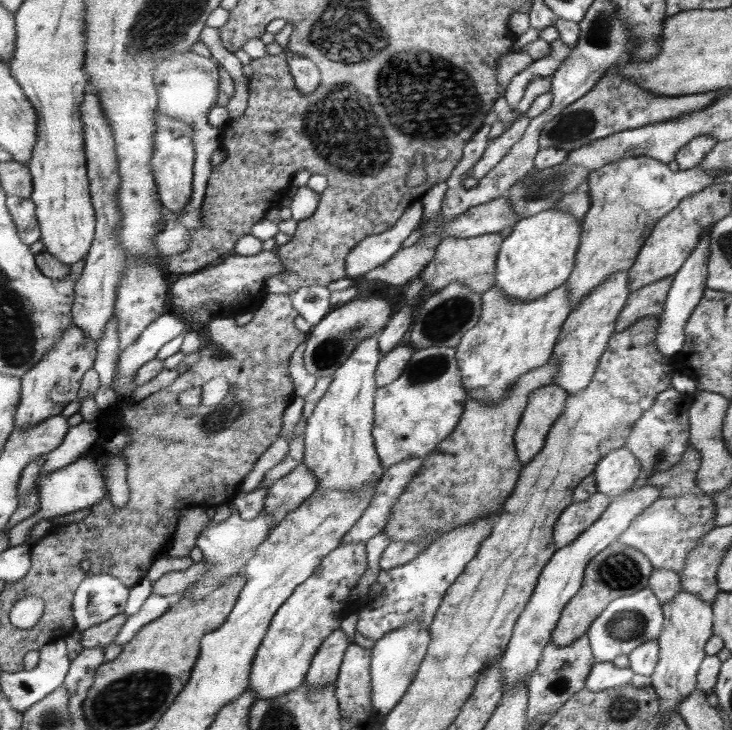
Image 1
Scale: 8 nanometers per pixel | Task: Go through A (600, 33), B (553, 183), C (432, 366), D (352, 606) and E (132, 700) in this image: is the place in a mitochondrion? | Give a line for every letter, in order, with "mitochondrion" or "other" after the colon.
A: mitochondrion
B: mitochondrion
C: mitochondrion
D: other
E: mitochondrion

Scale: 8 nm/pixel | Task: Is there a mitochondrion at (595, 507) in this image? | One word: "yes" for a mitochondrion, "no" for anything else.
no

